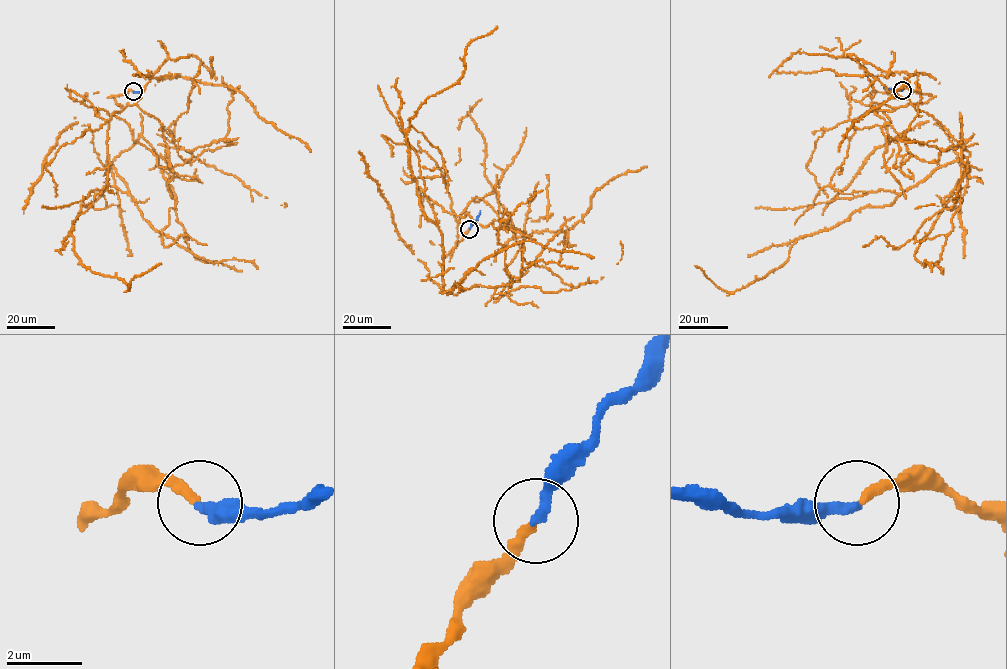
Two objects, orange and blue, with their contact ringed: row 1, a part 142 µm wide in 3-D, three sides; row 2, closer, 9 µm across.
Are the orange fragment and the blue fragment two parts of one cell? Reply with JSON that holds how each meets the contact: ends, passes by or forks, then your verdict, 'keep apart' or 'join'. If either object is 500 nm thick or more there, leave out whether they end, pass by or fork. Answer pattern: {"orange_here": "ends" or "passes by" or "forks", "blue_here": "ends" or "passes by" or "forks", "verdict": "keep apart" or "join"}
{"orange_here": "ends", "blue_here": "ends", "verdict": "join"}

